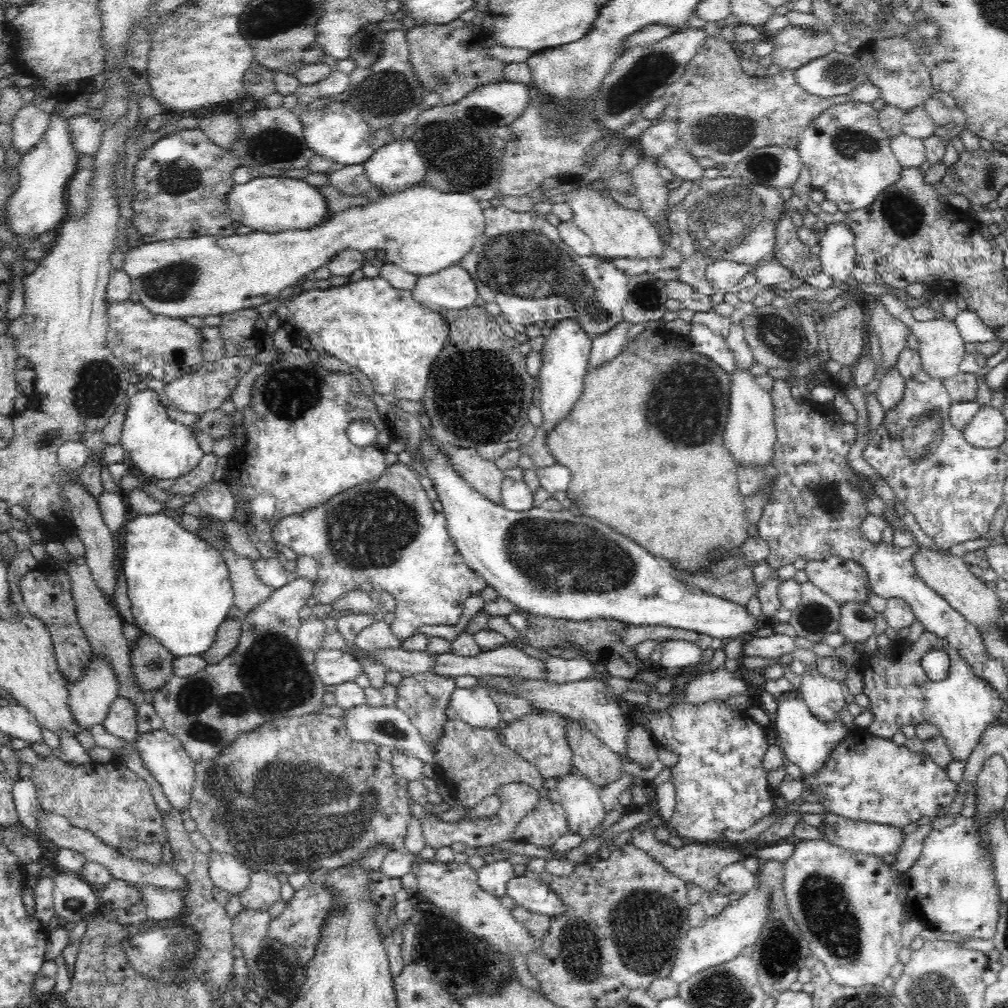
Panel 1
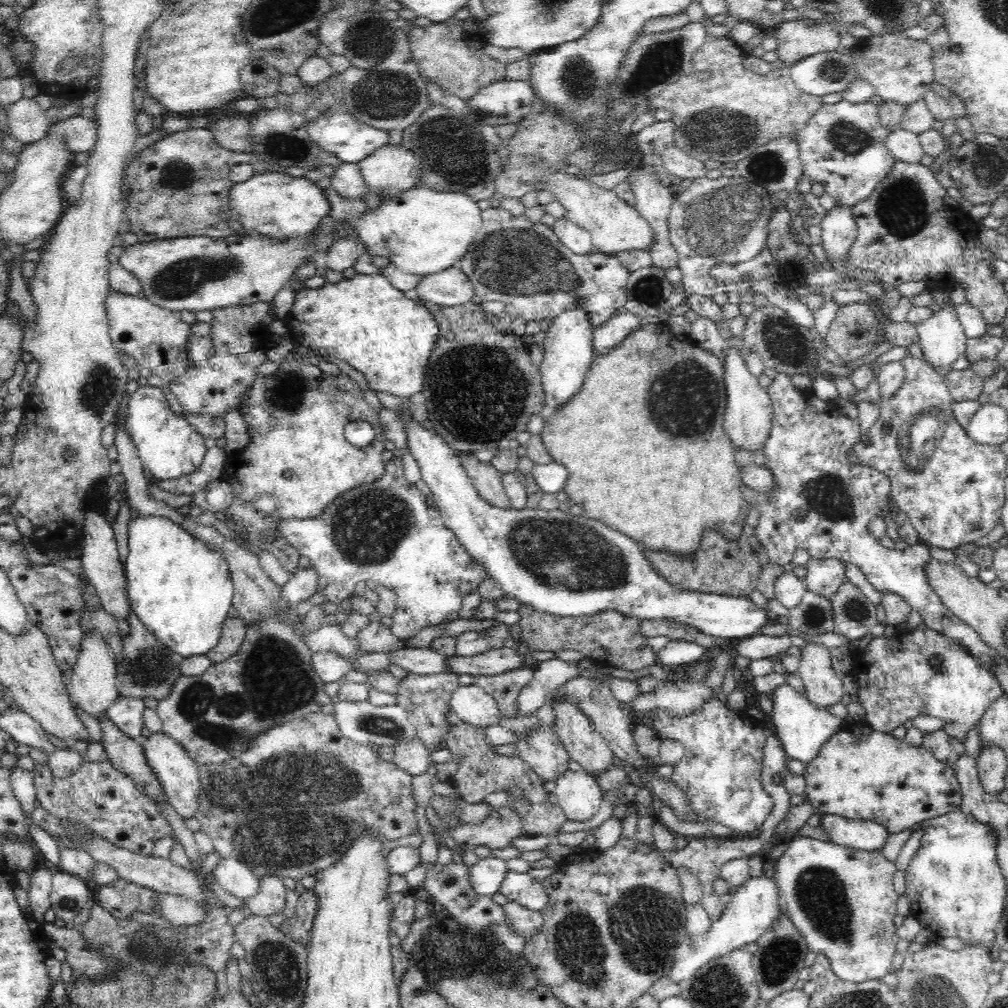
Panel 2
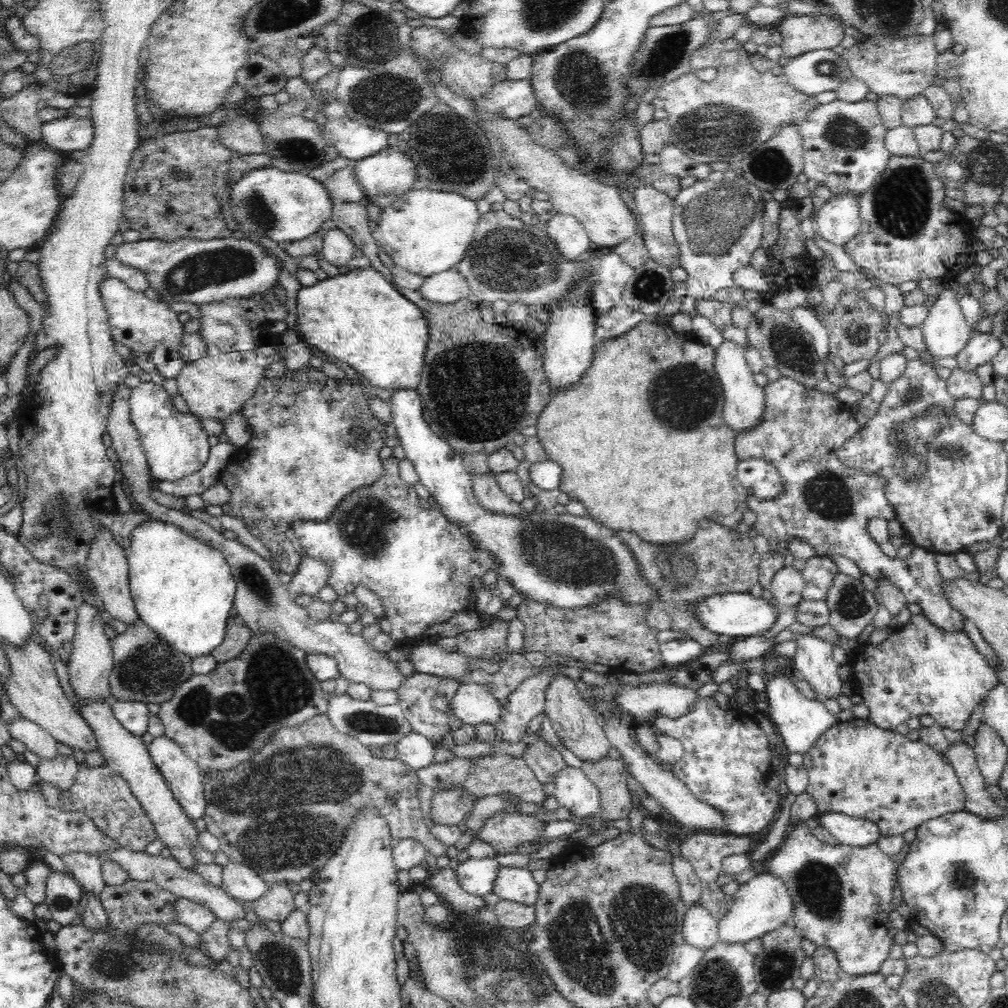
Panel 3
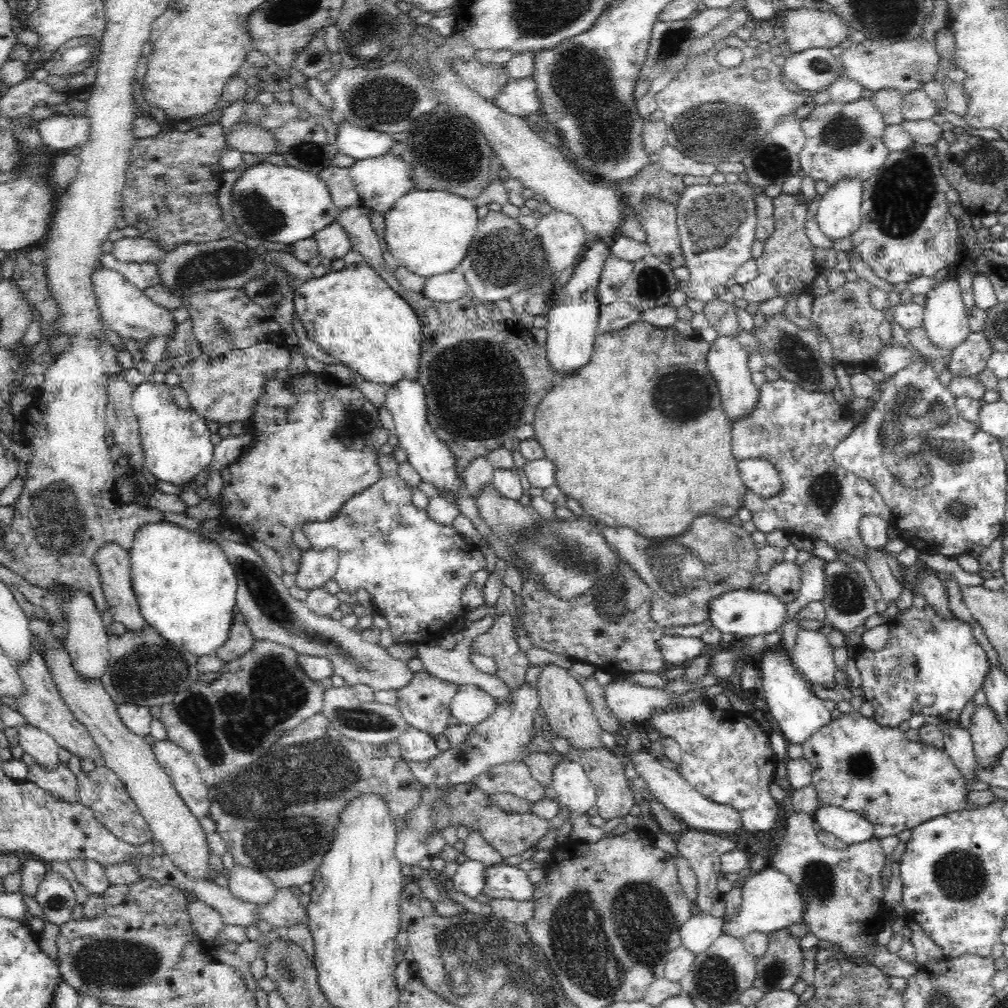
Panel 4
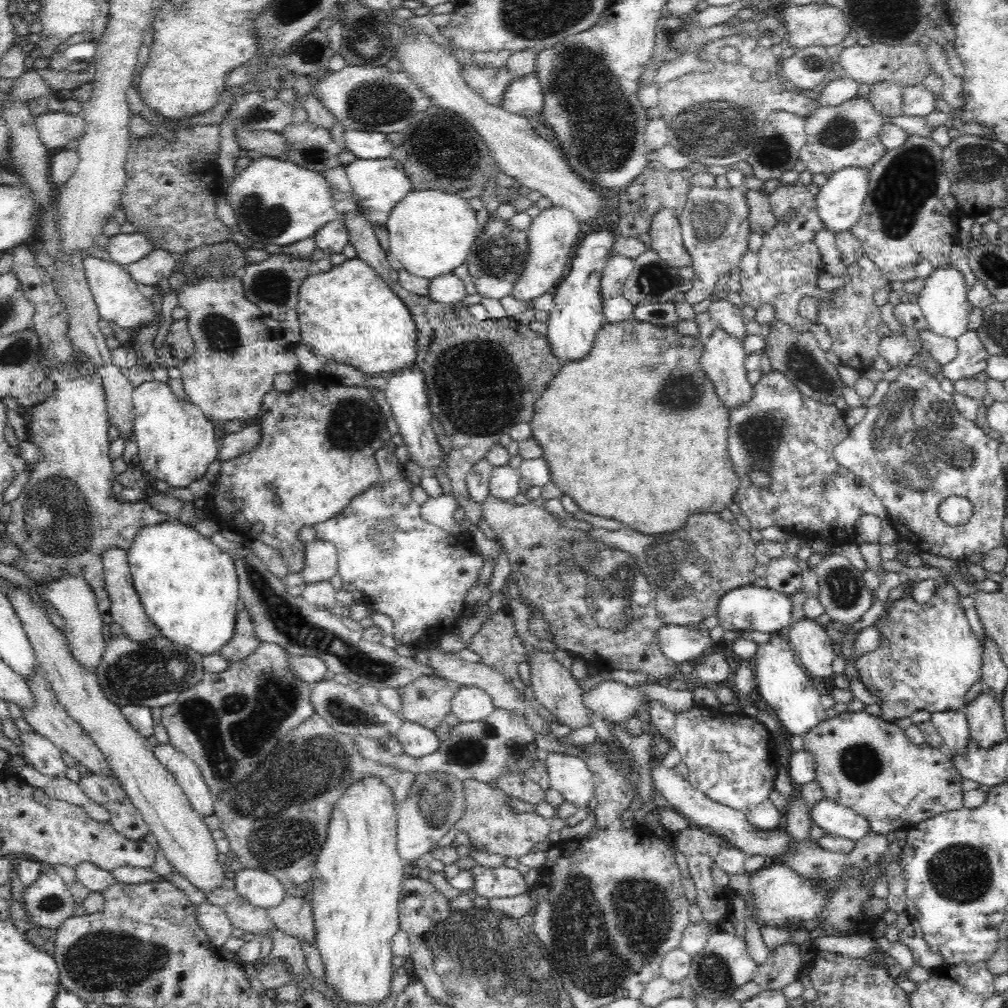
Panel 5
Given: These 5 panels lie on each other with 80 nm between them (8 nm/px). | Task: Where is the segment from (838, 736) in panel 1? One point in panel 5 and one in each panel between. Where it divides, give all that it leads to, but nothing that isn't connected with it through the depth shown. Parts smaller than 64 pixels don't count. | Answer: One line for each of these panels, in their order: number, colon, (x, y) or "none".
2: (802, 729)
3: (800, 722)
4: (799, 713)
5: (795, 697)

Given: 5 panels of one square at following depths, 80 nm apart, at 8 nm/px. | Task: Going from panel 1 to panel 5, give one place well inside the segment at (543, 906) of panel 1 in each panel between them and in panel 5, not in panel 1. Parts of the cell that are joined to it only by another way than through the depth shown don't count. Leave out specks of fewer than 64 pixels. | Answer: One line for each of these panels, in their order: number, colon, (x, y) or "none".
2: (520, 888)
3: (513, 884)
4: (503, 881)
5: (502, 882)

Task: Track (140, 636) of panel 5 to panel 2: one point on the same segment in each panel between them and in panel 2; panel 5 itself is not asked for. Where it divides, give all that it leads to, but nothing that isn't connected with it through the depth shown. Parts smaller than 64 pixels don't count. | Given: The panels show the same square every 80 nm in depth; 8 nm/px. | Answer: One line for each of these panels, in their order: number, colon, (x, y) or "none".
2: (101, 561)
3: (107, 566)
4: (112, 561)

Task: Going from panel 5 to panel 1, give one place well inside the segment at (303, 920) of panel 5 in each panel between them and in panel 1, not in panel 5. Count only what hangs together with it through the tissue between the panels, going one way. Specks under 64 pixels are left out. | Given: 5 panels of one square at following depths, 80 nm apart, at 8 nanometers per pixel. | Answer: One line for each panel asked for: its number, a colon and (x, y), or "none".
1: (264, 890)
2: (271, 898)
3: (278, 902)
4: (286, 909)

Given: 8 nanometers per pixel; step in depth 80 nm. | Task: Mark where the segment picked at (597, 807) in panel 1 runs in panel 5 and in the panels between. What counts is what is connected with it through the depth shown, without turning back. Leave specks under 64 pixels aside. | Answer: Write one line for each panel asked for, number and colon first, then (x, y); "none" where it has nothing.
2: (579, 794)
3: (574, 791)
4: (574, 789)
5: (569, 775)

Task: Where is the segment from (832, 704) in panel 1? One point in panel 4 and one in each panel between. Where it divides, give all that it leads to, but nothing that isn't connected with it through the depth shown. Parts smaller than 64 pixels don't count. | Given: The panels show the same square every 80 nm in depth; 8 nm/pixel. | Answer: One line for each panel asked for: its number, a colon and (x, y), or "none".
2: (823, 686)
3: (813, 661)
4: (812, 655)

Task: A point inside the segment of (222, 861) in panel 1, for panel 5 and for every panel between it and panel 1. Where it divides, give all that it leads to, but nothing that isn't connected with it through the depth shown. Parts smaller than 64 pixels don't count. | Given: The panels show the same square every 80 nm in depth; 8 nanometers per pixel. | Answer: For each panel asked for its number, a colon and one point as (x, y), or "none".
2: (237, 878)
3: (241, 882)
4: (247, 884)
5: (260, 888)

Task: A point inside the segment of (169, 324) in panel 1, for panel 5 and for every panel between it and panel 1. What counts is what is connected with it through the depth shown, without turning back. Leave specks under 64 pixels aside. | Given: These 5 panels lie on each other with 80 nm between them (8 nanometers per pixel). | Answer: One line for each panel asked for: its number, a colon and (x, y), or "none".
2: (157, 337)
3: (144, 325)
4: (126, 307)
5: (117, 297)

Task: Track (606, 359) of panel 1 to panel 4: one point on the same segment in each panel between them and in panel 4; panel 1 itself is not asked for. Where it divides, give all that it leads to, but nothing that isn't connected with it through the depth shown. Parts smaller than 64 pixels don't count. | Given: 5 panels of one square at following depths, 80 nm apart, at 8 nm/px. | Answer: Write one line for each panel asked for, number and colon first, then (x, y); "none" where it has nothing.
2: (612, 333)
3: (620, 319)
4: (617, 315)

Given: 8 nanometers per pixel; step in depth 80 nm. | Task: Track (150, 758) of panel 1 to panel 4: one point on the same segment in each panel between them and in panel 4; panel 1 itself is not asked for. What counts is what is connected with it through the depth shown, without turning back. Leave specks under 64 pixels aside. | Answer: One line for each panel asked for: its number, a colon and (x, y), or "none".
2: (177, 771)
3: (185, 779)
4: (186, 778)

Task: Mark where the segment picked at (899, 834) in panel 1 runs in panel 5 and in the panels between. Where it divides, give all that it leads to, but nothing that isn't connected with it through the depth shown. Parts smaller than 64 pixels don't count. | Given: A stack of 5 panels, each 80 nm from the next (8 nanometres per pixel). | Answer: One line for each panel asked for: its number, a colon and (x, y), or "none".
2: (862, 835)
3: (848, 831)
4: (849, 828)
5: (835, 819)

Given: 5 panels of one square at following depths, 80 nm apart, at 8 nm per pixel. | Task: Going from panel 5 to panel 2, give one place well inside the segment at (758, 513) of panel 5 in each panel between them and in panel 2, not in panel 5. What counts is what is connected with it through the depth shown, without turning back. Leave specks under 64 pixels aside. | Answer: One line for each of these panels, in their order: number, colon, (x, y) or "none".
2: (820, 501)
3: (824, 502)
4: (797, 431)

